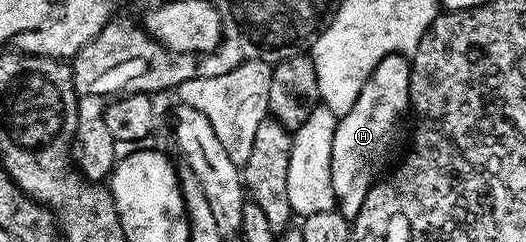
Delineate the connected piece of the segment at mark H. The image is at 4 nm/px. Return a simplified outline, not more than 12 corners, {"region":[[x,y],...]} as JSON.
{"region":[[410,59],[379,60],[331,144],[352,220],[410,113]]}

